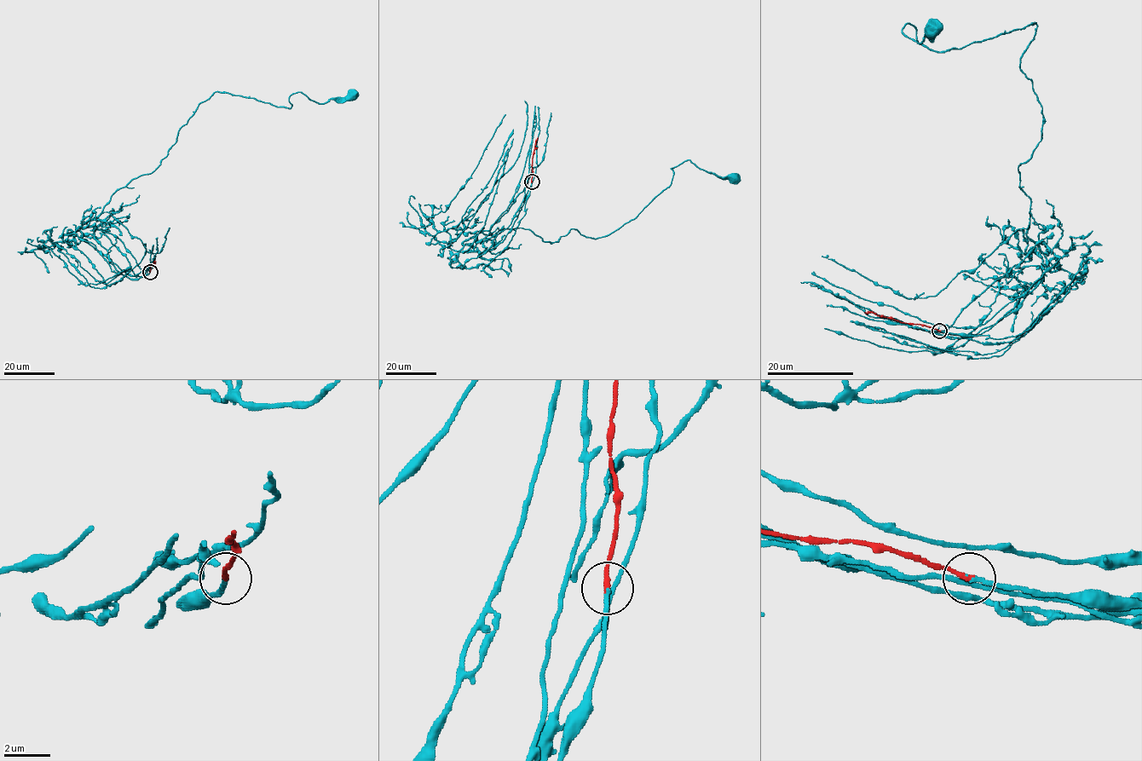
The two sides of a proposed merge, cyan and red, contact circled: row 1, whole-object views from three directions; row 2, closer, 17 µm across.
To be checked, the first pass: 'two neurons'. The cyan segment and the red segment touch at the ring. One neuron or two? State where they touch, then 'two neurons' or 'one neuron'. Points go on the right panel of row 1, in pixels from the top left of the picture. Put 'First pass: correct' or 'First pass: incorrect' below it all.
at (939, 331); one neuron
First pass: incorrect

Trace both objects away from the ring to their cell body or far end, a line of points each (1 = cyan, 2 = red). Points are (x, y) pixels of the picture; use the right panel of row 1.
1: (940, 331), (1017, 336), (1086, 269), (1052, 271), (1027, 235), (1035, 24), (942, 51), (902, 32), (931, 30)
2: (940, 331), (871, 312), (864, 313)

